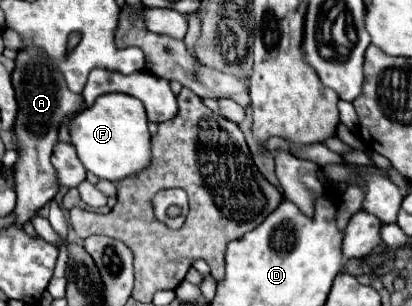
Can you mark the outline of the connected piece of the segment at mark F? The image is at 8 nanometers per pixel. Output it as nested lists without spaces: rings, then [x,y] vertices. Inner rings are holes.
[[[103,94],[95,100],[91,108],[75,114],[71,124],[71,144],[77,150],[83,166],[99,178],[119,182],[127,176],[135,176],[147,168],[151,162],[151,134],[149,120],[143,104],[135,96],[123,94]]]

